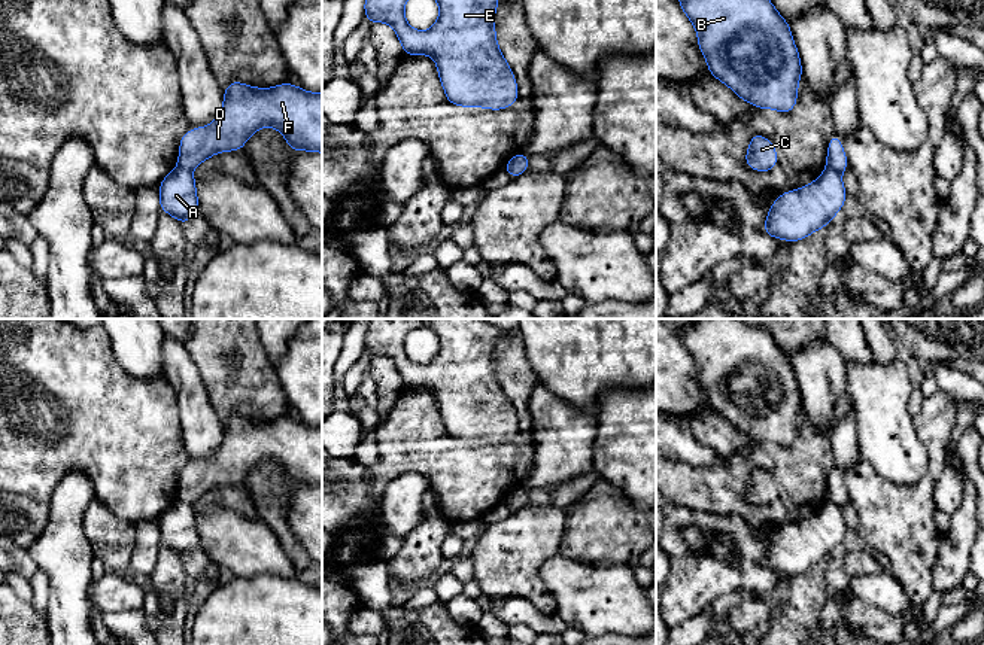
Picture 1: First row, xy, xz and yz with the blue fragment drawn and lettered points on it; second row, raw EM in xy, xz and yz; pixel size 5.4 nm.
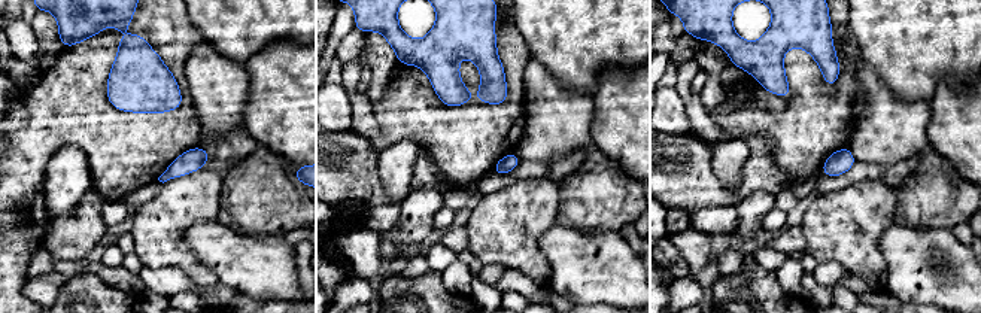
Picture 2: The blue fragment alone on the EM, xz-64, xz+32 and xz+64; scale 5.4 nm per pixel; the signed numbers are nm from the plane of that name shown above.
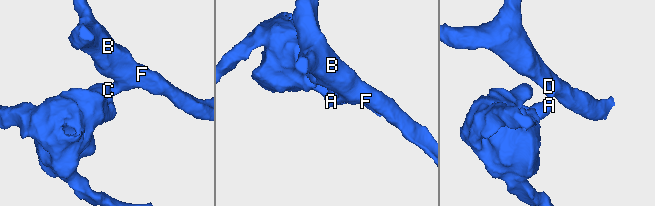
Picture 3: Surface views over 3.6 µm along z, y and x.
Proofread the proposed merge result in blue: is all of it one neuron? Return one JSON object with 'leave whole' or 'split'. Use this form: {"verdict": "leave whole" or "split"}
{"verdict": "split"}

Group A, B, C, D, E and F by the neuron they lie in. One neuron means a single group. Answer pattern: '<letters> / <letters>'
A C E / B D F

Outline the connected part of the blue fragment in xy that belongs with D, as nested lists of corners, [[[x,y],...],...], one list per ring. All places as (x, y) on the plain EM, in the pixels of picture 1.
[[[233,414],[224,423],[222,444],[215,454],[207,460],[191,462],[180,471],[177,501],[192,505],[219,486],[239,486],[247,472],[264,460],[279,463],[292,484],[322,487],[322,426],[307,426],[291,416],[255,422]]]

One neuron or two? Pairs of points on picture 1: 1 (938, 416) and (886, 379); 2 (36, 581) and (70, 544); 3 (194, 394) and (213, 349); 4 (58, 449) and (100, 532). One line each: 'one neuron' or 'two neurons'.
1: two neurons
2: two neurons
3: two neurons
4: two neurons

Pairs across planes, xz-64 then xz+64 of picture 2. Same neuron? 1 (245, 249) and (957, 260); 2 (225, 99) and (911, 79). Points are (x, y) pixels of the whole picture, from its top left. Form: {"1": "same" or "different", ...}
{"1": "same", "2": "different"}

